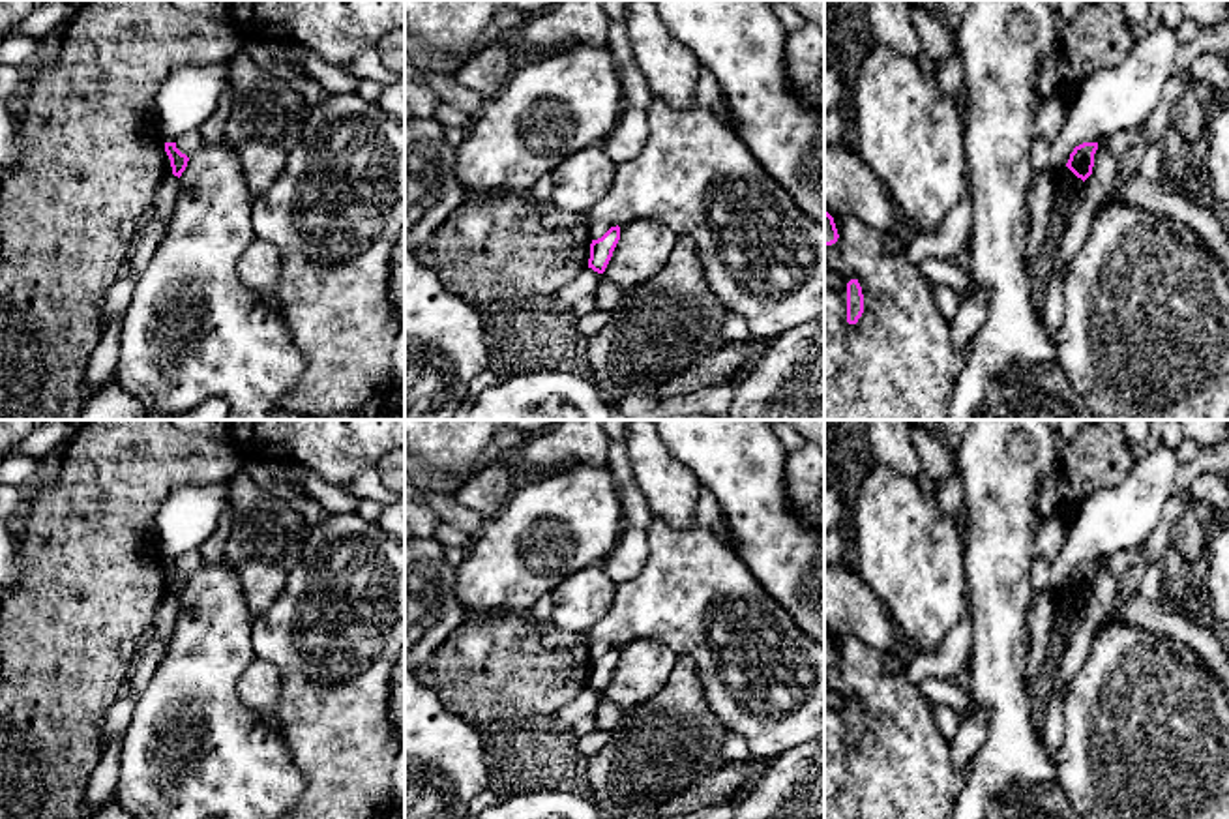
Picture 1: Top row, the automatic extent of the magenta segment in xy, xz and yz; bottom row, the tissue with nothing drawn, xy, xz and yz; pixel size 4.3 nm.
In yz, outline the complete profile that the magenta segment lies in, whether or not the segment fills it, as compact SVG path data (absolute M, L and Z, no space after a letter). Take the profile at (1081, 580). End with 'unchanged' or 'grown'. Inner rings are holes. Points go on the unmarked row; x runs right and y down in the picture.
M1083 562L1074 568L1066 587L1083 602L1092 594L1098 562Z; unchanged

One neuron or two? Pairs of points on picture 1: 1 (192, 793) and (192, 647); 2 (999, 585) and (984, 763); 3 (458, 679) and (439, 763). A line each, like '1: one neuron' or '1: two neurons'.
1: one neuron
2: one neuron
3: two neurons

